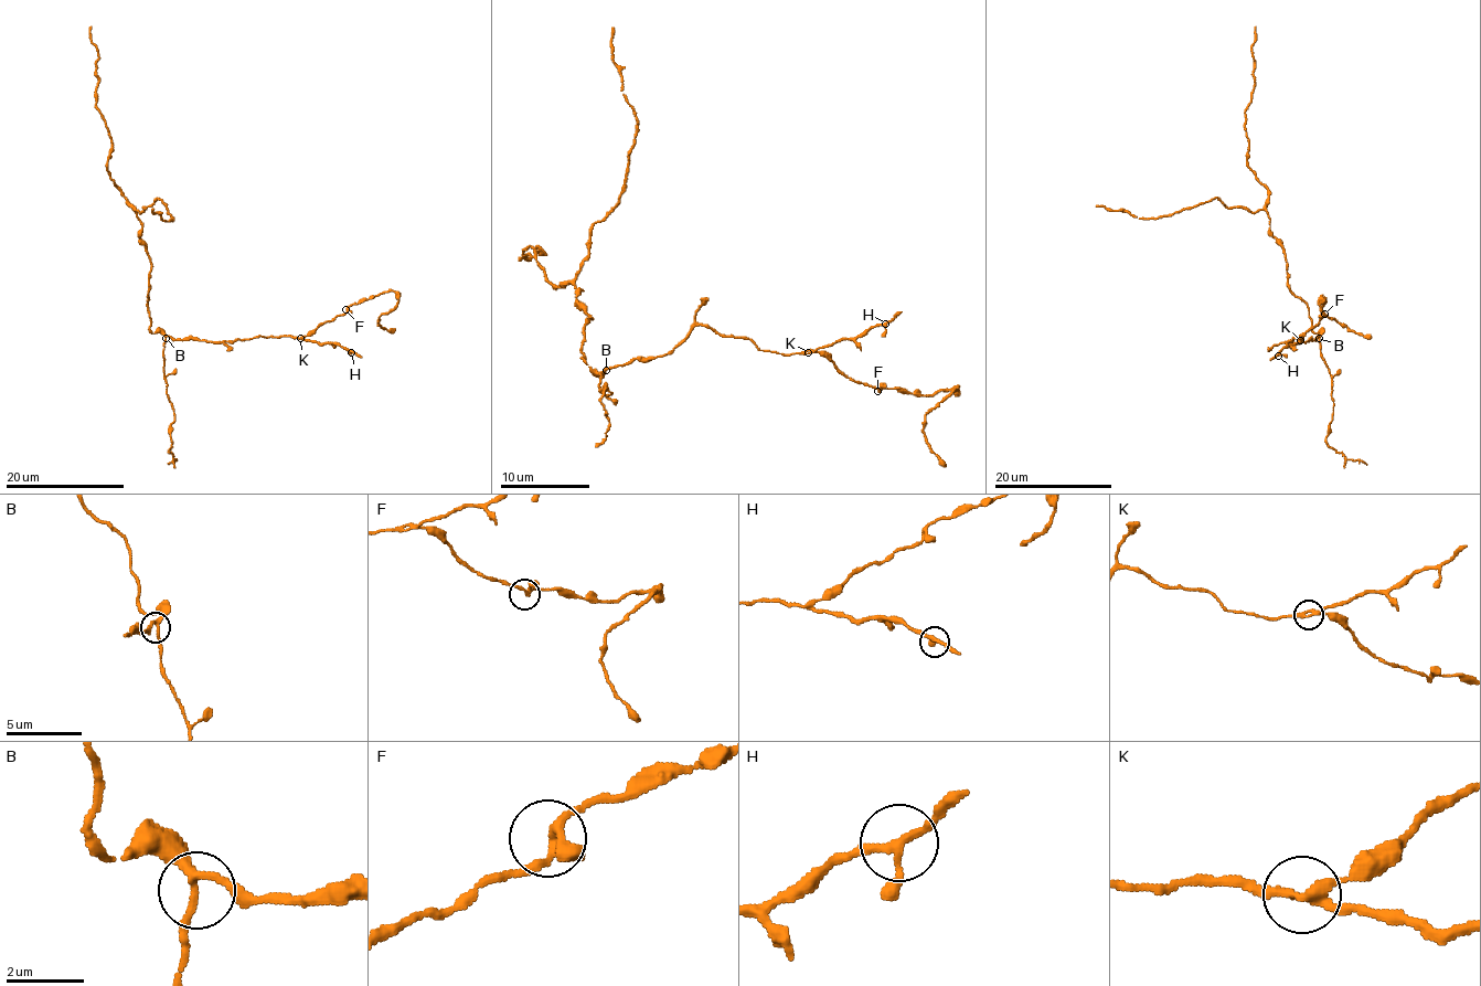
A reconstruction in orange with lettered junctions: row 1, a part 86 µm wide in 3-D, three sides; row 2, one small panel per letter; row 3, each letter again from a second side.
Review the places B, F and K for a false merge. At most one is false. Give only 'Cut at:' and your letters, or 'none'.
Cut at: K

